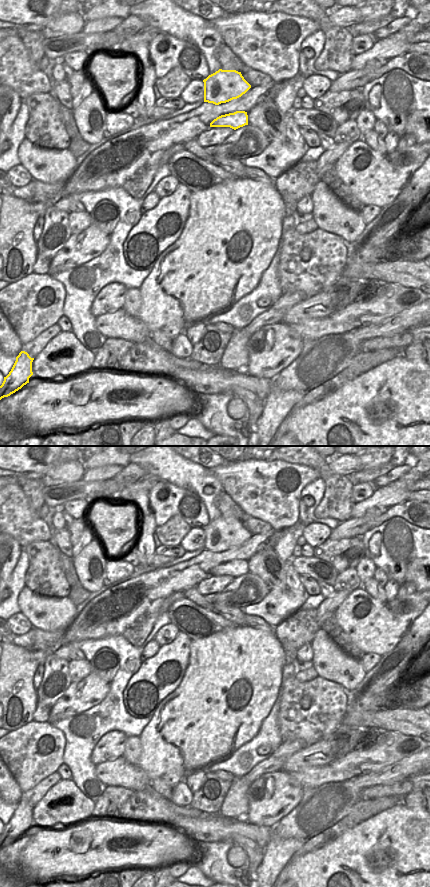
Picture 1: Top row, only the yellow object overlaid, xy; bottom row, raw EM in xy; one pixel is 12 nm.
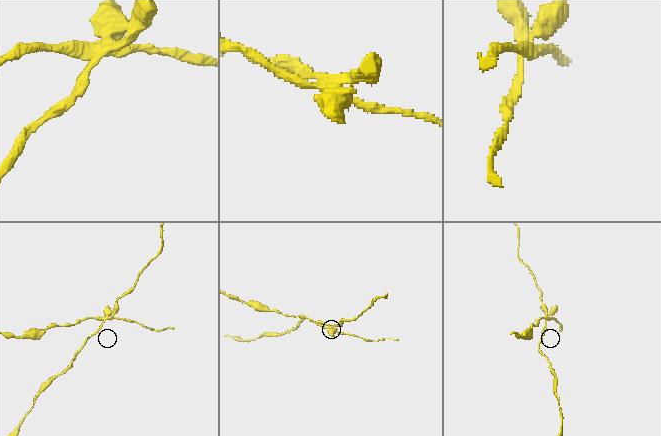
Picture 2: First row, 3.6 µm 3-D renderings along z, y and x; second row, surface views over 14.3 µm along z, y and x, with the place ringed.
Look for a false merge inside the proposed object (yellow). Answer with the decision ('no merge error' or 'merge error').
merge error

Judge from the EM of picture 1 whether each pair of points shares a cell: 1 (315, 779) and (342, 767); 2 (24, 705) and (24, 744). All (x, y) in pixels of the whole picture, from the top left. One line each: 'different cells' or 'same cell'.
1: same cell
2: different cells

